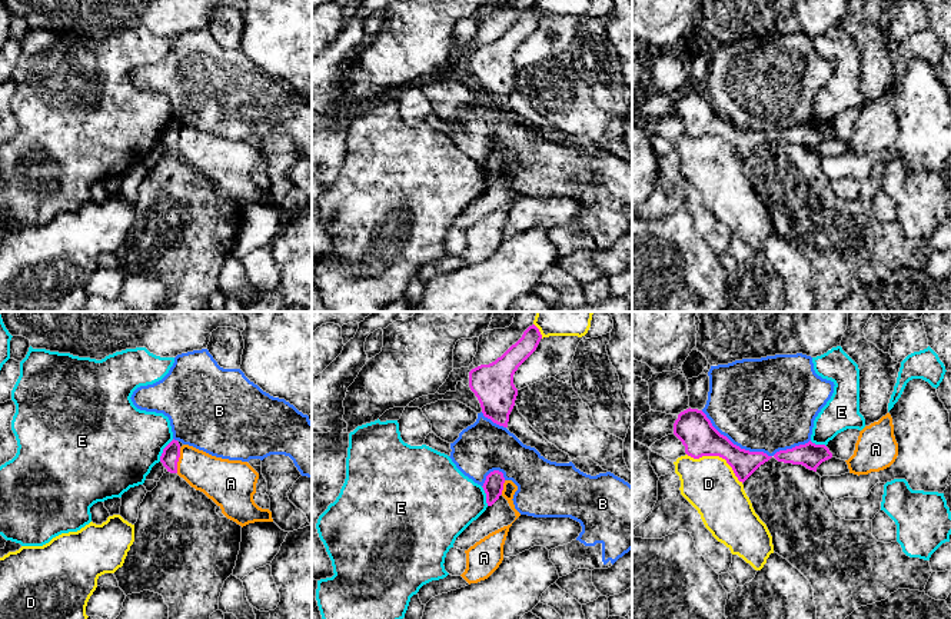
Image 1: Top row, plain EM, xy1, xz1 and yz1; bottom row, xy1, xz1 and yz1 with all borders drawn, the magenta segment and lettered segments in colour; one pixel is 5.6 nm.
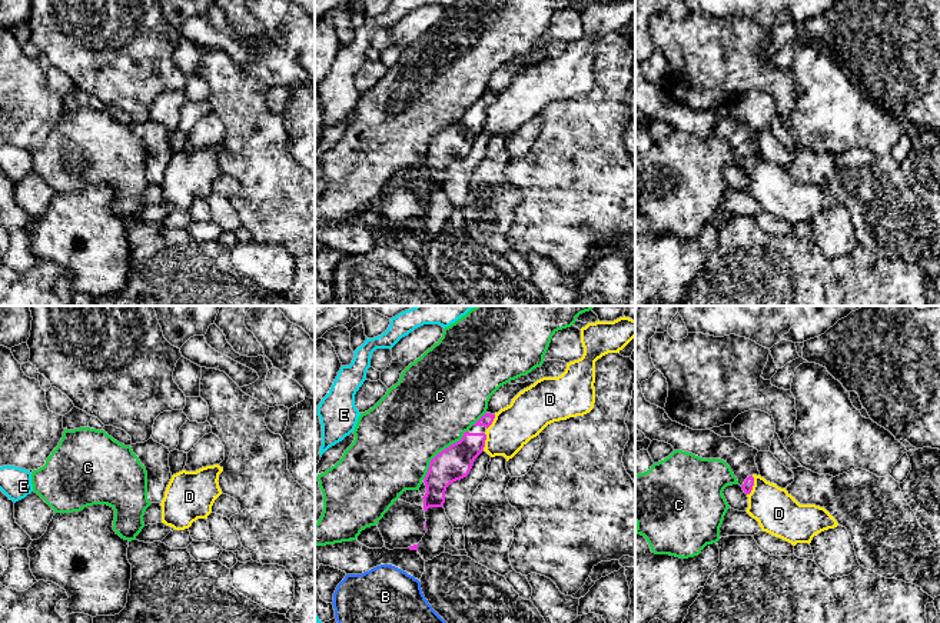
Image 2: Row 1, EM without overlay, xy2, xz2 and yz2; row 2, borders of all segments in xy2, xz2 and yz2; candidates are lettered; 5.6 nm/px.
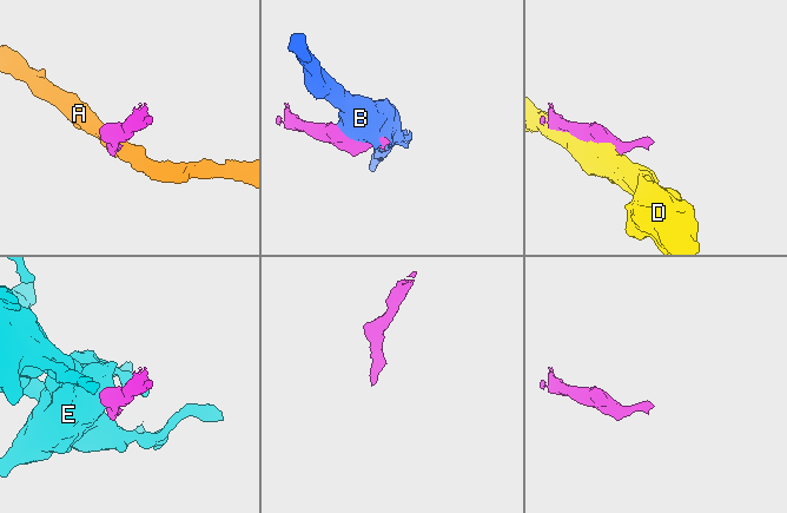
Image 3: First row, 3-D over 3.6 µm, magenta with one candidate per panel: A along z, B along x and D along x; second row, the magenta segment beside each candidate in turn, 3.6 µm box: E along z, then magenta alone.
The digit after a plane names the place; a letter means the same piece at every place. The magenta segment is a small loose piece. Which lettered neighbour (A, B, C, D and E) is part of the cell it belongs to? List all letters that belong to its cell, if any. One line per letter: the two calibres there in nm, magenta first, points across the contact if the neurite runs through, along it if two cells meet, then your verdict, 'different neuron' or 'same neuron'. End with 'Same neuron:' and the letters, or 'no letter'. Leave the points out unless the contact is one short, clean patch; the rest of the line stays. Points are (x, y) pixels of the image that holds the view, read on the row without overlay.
A: 100/220 nm | along xy1 (180, 127), (176, 152) | different neuron
B: 150/480 nm | different neuron
C: 190/460 nm | different neuron
D: 200/300 nm | different neuron
E: 100/440 nm | along xy1 (173, 119), (163, 129), (159, 140) | different neuron
Same neuron: no letter

